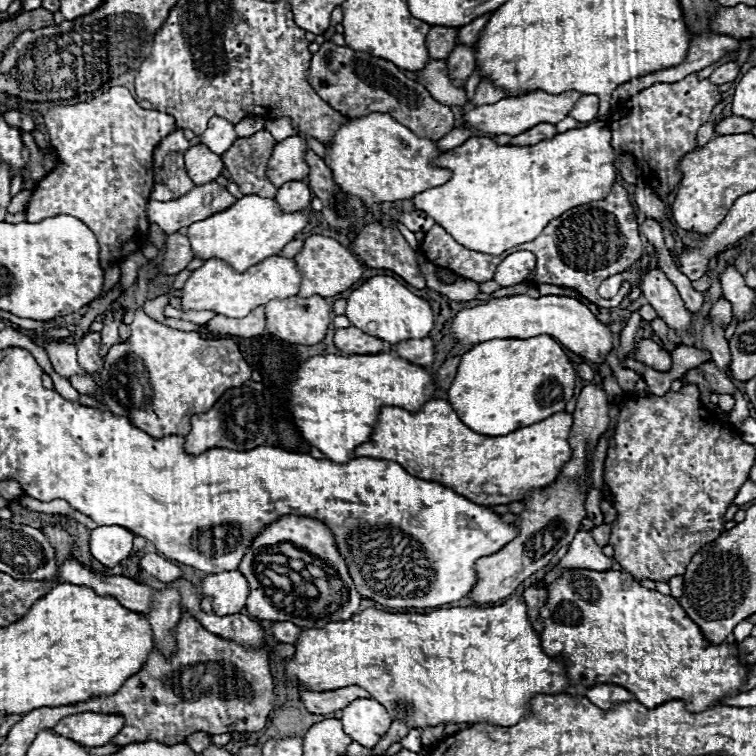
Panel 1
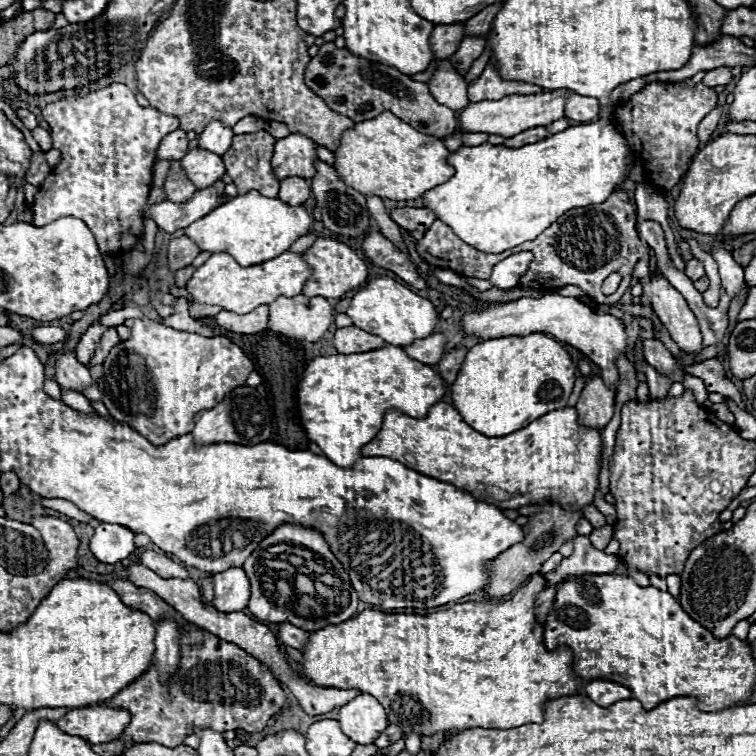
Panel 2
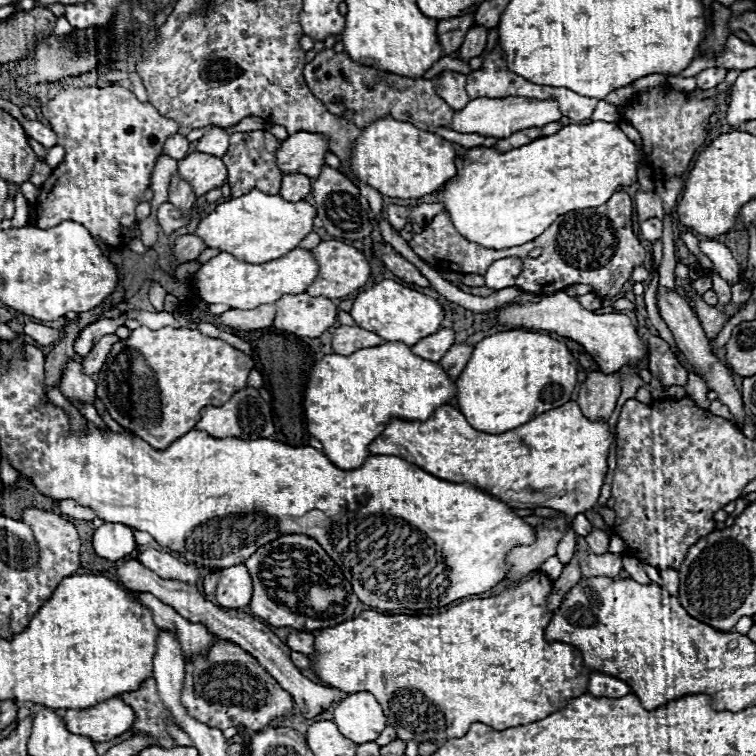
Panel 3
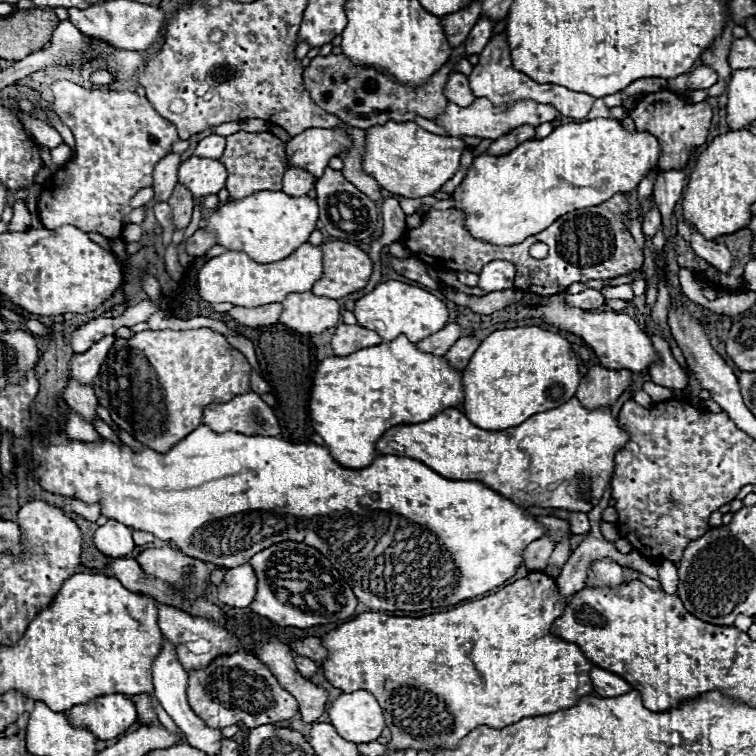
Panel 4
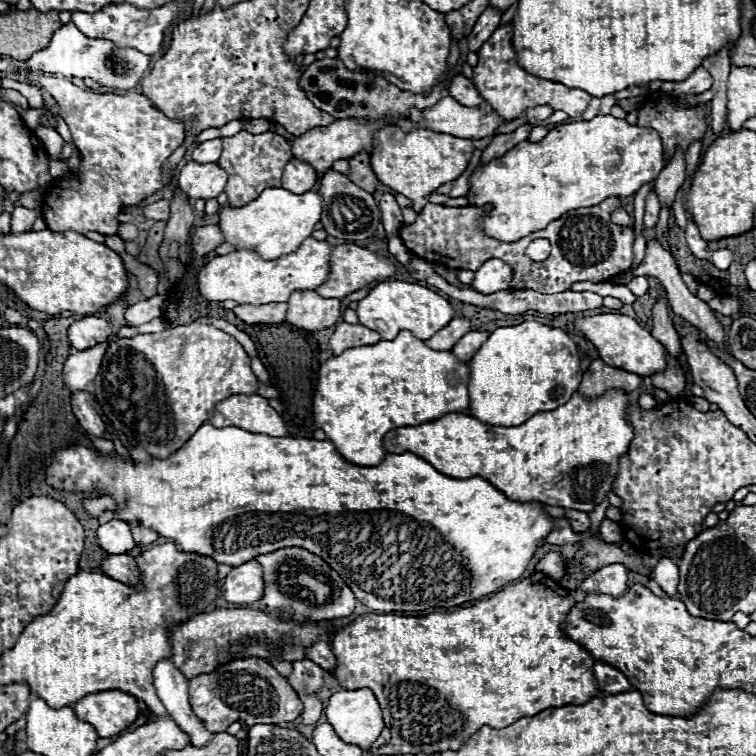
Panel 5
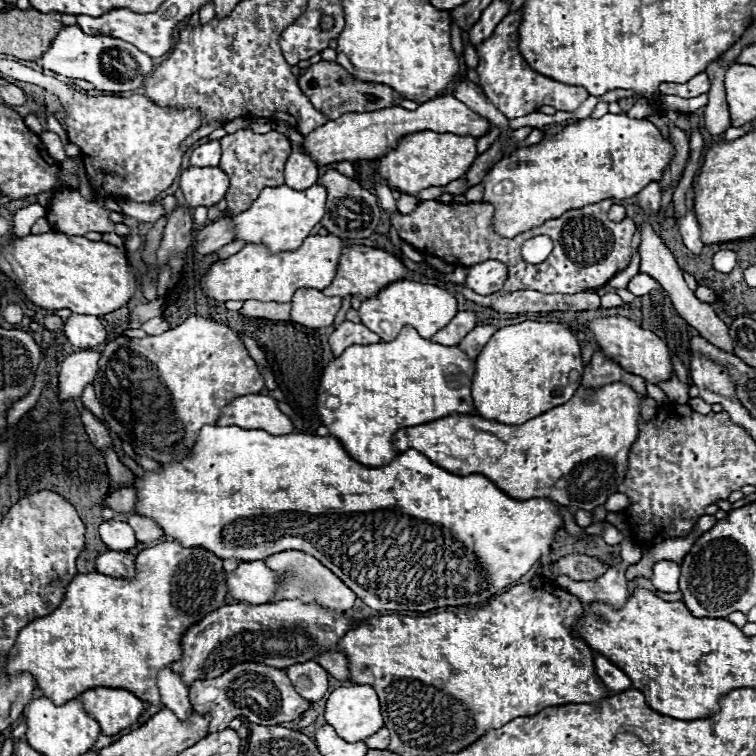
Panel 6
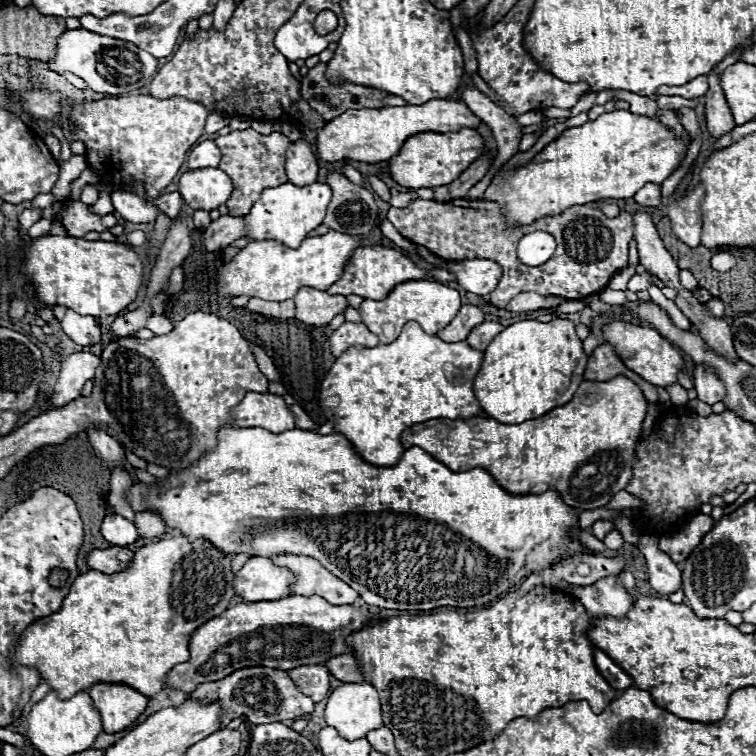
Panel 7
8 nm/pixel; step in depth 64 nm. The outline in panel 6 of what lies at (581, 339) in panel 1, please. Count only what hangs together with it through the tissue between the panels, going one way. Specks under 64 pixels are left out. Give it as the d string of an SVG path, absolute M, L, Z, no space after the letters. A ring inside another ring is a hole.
M610 316L610 318L596 318L592 322L588 322L590 332L596 336L600 348L614 360L618 362L624 370L642 376L648 382L664 382L670 380L672 376L672 356L670 356L670 348L666 346L666 342L650 332L640 328L636 322L624 318L624 316Z

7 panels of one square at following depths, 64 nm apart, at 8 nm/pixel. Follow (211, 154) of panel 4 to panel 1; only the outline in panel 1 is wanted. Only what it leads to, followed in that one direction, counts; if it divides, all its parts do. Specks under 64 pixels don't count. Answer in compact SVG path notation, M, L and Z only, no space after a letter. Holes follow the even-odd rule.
M214 116L210 118L206 132L202 134L202 144L206 144L214 154L224 154L232 146L234 138L238 138L234 132L234 124L220 116Z

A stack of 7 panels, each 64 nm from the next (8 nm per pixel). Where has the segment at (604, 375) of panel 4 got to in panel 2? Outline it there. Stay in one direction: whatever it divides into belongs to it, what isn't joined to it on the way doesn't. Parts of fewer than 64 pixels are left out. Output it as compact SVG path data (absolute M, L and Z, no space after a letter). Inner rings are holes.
M590 376L576 404L580 422L584 426L604 428L612 418L614 396L616 396L616 390L608 388L600 376Z

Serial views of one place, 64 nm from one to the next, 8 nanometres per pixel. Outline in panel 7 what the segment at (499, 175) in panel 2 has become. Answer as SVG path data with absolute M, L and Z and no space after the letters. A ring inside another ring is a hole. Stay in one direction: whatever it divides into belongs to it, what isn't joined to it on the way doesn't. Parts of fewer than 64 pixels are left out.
M628 110L604 112L596 120L588 120L582 126L568 128L556 142L550 142L540 154L536 154L524 168L508 172L502 178L494 178L484 192L484 200L492 200L504 206L504 216L510 224L530 224L534 218L560 214L570 206L582 206L602 198L632 198L644 184L662 184L684 160L686 144L662 124L656 116L640 116Z

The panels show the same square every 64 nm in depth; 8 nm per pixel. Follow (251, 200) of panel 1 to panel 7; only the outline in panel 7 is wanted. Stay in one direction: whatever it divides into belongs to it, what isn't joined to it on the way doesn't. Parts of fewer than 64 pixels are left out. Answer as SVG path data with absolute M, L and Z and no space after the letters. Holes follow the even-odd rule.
M312 182L306 186L296 184L282 184L276 188L266 188L262 192L262 198L252 206L250 214L246 214L246 228L248 238L270 238L276 242L282 242L284 246L298 248L300 242L306 238L310 230L314 230L318 224L322 224L326 216L326 206L332 200L332 190L326 182Z

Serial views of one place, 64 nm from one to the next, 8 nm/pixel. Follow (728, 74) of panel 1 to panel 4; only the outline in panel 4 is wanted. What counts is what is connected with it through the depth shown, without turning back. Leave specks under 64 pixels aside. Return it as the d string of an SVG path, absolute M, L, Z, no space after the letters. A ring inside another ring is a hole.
M698 66L690 76L688 76L688 88L690 90L708 90L712 84L718 82L718 76L714 70L708 66Z

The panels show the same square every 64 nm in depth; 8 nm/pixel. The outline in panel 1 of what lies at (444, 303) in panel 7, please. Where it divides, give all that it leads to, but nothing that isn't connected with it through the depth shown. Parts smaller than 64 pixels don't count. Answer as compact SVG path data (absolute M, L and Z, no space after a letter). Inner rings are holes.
M372 276L358 290L354 290L348 298L346 316L352 322L352 326L388 344L426 338L434 326L434 314L430 304L424 298L412 294L406 286L402 286L398 280L390 276Z

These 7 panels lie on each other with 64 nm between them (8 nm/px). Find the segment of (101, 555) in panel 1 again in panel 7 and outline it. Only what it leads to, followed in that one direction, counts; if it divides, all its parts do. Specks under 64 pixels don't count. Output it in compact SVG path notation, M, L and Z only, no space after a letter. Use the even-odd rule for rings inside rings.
M110 514L104 518L102 534L114 546L128 546L128 544L134 544L138 538L136 526L118 514Z

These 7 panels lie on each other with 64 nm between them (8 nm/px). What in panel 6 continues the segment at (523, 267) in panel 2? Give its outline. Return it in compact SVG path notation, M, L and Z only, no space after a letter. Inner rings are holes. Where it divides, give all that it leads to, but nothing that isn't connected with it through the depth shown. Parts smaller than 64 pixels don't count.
M486 260L486 262L480 262L480 264L466 266L464 286L474 290L476 294L488 296L488 294L494 294L502 288L506 276L508 276L508 270L502 262Z

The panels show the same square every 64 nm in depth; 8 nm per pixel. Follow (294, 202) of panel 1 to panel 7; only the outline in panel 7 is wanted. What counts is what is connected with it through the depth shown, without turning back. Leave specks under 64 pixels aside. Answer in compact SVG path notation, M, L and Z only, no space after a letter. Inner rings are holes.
M300 138L288 146L286 152L286 174L288 180L296 186L306 186L306 182L314 182L318 176L318 158L314 146Z

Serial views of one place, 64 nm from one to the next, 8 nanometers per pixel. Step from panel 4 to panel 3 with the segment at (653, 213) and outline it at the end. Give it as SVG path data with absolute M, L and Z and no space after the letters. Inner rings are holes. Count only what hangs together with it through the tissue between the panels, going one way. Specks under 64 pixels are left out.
M648 218L646 222L640 224L642 238L648 242L656 242L662 236L662 220L660 218Z

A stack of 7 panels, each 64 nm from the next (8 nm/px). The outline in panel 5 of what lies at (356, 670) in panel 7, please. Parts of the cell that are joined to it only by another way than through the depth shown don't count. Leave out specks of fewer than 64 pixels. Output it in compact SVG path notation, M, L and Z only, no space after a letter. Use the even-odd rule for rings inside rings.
M316 642L314 646L310 646L308 658L310 658L312 662L316 662L318 666L322 666L324 670L328 670L328 672L334 672L336 666L338 666L336 656L334 656L332 648L330 648L326 642Z

